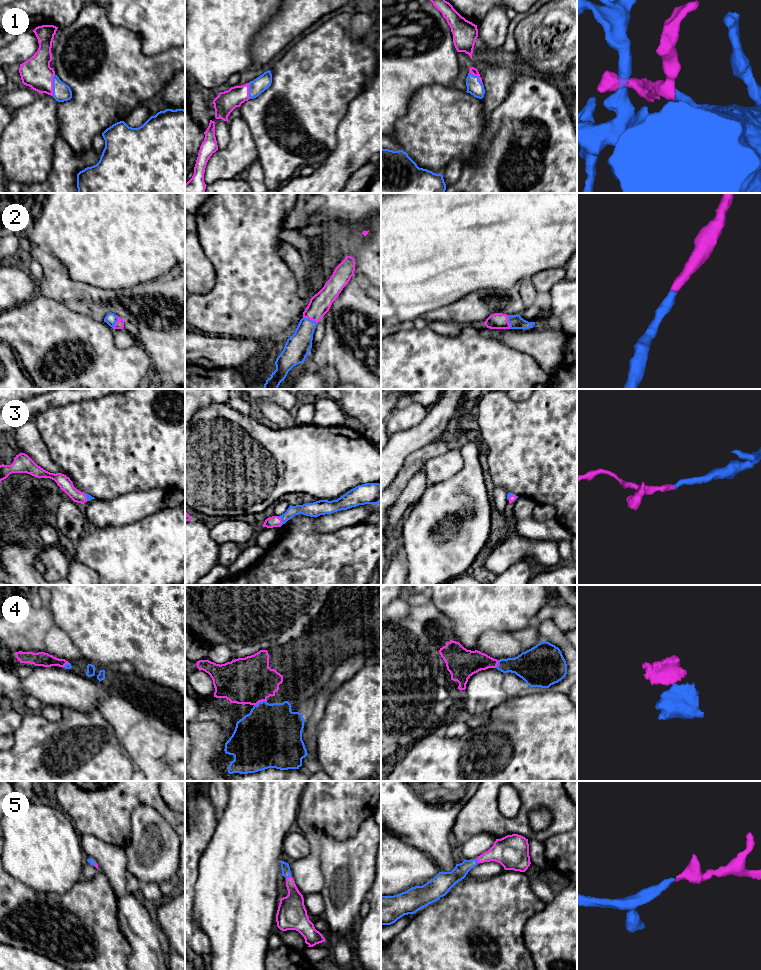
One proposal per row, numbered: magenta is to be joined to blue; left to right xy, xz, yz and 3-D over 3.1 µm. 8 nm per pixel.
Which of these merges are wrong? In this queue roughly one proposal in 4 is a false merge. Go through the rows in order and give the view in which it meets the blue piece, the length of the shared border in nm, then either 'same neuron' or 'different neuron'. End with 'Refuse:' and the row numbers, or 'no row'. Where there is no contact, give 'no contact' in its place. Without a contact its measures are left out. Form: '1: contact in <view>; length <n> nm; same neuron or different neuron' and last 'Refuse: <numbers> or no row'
1: contact in xy; length 180 nm; same neuron
2: contact in xz; length 130 nm; same neuron
3: contact in xz; length 90 nm; same neuron
4: contact in xz; length 110 nm; same neuron
5: contact in xz; length 40 nm; same neuron
Refuse: no row

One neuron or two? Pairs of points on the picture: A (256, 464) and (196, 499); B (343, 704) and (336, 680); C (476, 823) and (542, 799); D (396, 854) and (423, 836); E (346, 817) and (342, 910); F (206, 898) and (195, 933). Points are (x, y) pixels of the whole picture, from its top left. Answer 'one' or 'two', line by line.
A: one
B: two
C: one
D: two
E: two
F: two

